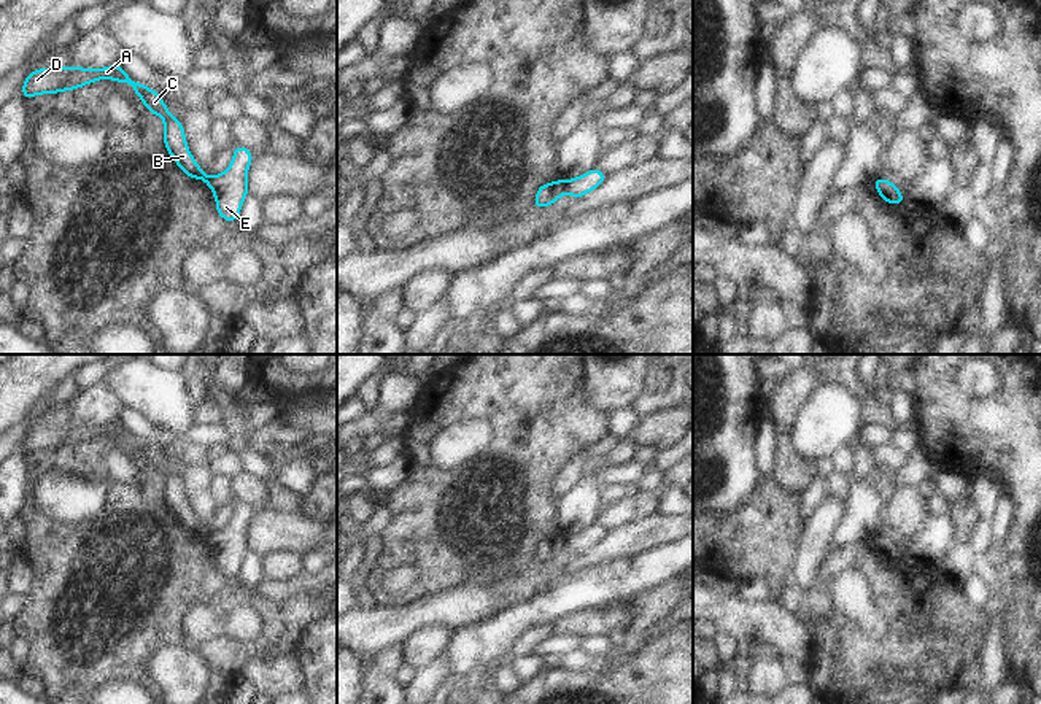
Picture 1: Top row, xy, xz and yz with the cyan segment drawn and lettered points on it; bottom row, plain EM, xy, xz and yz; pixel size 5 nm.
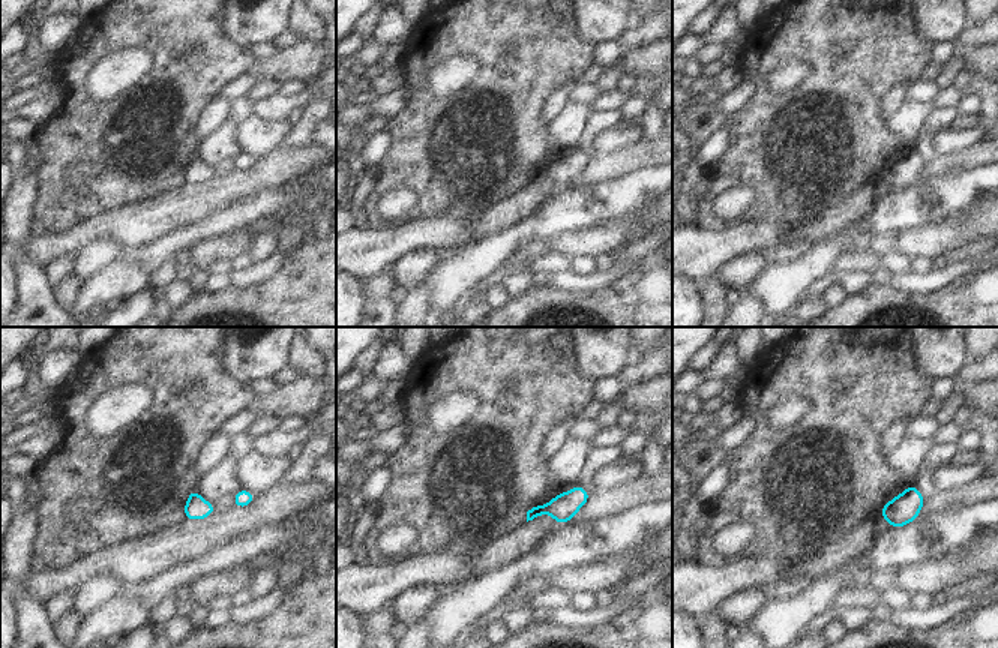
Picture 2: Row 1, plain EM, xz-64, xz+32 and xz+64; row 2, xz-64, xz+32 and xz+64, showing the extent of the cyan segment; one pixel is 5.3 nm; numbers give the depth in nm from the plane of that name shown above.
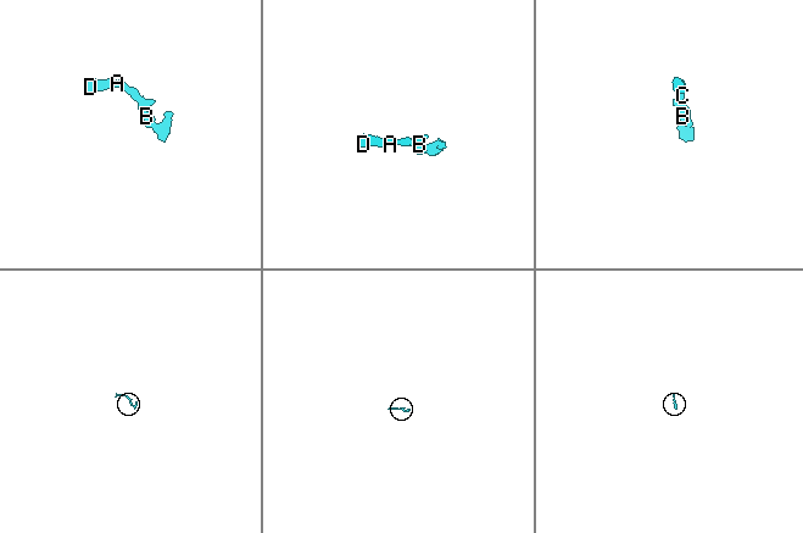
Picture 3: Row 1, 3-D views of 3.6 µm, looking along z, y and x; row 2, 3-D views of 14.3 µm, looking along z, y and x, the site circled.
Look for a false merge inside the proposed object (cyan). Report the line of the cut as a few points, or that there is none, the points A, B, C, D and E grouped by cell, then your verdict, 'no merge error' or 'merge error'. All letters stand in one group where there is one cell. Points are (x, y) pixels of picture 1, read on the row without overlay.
cut in xz along (563, 536), (566, 542); A B C D / E; merge error

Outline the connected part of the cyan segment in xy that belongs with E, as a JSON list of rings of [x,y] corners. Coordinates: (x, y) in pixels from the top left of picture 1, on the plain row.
[[[237,501],[232,518],[224,529],[210,532],[207,540],[215,550],[216,567],[224,577],[237,578],[242,559],[248,551],[248,523],[254,510]]]

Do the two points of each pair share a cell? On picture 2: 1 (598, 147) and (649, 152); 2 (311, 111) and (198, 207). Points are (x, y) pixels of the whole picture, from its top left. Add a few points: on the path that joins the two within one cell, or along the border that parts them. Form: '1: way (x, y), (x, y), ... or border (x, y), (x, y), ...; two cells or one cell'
1: border (619, 146), (593, 156); two cells
2: border (308, 141), (294, 147), (276, 149); two cells

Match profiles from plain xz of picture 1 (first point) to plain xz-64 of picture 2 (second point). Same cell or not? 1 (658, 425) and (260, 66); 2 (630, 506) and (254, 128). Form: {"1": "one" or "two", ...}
{"1": "one", "2": "one"}

